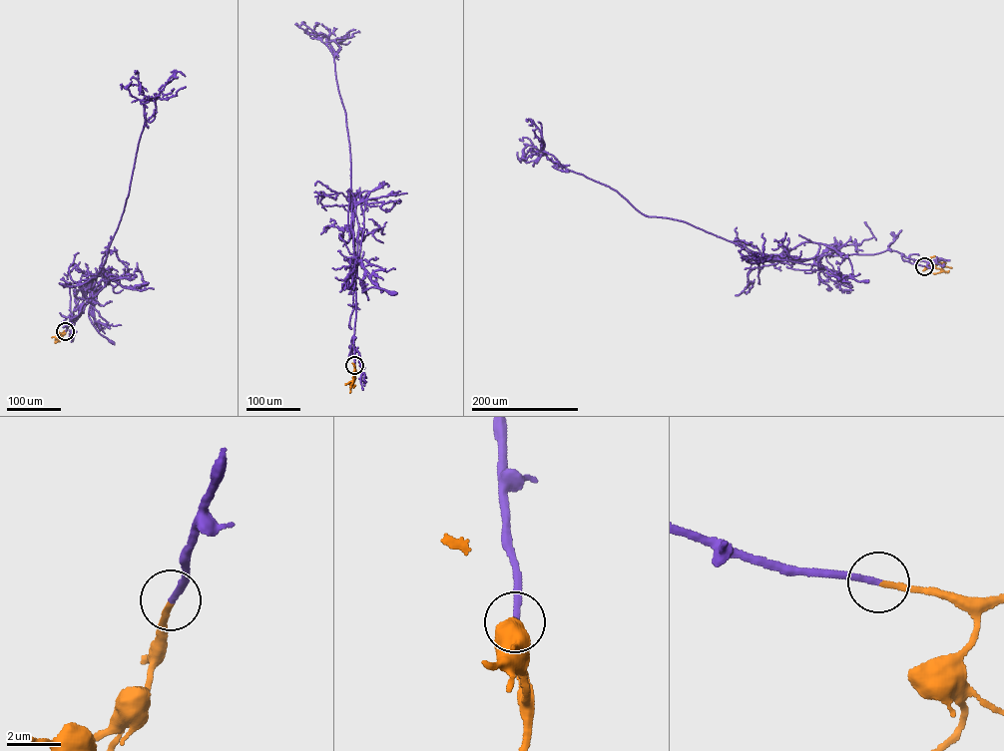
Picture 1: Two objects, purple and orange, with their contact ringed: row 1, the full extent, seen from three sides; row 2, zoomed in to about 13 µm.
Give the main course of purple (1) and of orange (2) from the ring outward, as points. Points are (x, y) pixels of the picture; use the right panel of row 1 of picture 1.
1: (924, 266), (893, 250), (825, 255), (823, 244), (847, 256), (854, 279), (867, 281)
2: (924, 266), (941, 270), (942, 266), (951, 267)

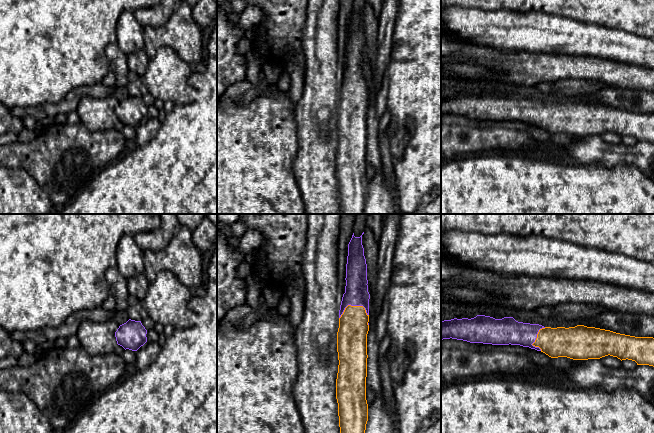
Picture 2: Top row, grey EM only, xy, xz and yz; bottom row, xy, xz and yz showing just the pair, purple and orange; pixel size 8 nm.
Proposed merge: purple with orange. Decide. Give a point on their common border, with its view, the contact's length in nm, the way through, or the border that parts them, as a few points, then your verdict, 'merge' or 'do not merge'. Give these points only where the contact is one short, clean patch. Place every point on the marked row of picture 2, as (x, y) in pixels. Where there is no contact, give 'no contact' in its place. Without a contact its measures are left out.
xz (352, 305) | 240 nm | merge

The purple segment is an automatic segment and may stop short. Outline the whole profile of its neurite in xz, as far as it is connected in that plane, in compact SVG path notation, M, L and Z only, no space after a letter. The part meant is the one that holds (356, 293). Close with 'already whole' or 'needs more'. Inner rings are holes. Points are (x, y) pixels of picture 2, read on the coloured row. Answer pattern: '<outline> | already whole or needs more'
M354 233L348 244L346 264L346 286L339 310L339 328L337 332L338 373L336 379L336 399L338 403L338 416L340 433L365 433L368 421L368 404L366 400L367 377L367 334L369 331L369 299L367 264L362 245L362 235L355 237Z | needs more

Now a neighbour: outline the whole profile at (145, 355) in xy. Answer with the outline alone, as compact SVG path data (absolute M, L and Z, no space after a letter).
M146 342L136 351L134 368L143 370L150 366L160 353L161 346L157 342Z

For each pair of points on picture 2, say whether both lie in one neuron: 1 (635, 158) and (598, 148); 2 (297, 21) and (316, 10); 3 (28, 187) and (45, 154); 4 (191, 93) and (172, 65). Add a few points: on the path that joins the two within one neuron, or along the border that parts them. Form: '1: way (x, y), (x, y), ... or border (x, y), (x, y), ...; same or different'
1: way (626, 155), (607, 154); same
2: border (307, 10), (301, 39); different
3: border (12, 167), (23, 168), (48, 196); different
4: way (184, 86), (172, 72); same

